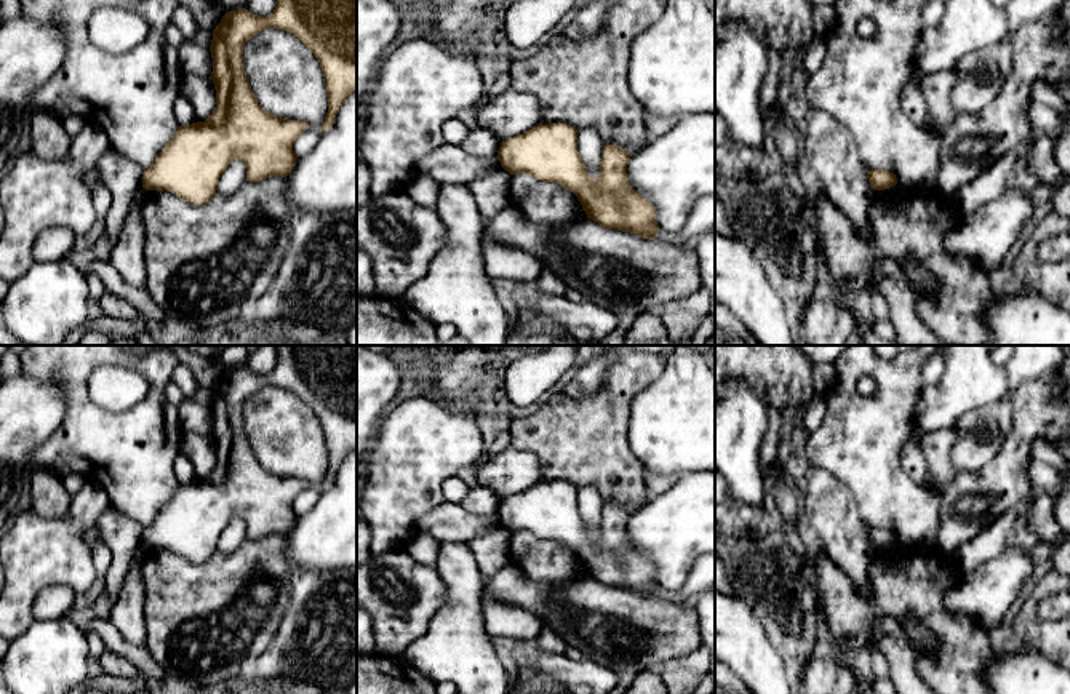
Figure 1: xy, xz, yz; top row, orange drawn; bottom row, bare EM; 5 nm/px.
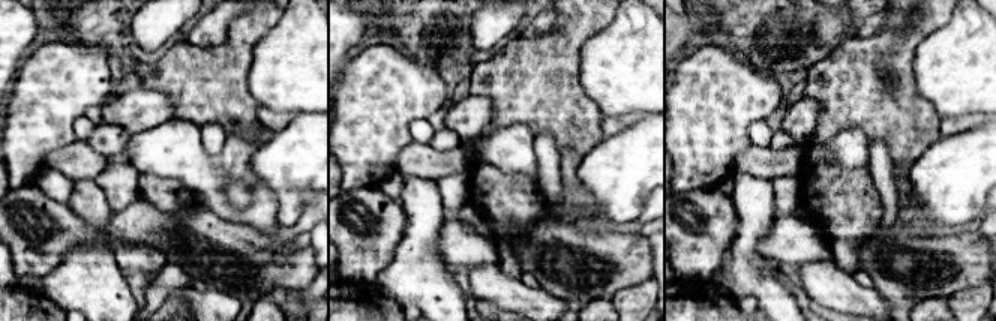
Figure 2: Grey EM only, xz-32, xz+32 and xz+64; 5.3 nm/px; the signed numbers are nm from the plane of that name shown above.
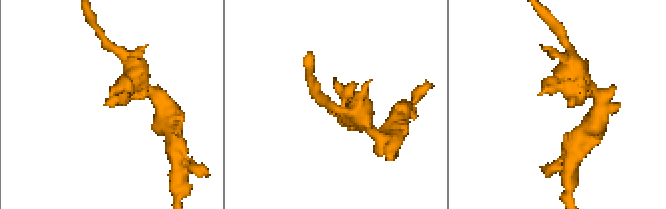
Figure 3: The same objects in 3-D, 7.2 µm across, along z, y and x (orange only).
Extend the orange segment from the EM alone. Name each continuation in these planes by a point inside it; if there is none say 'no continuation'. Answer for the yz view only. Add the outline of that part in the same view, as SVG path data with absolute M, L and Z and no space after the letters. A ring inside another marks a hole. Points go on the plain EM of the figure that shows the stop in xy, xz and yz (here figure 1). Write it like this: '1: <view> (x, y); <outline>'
no continuation

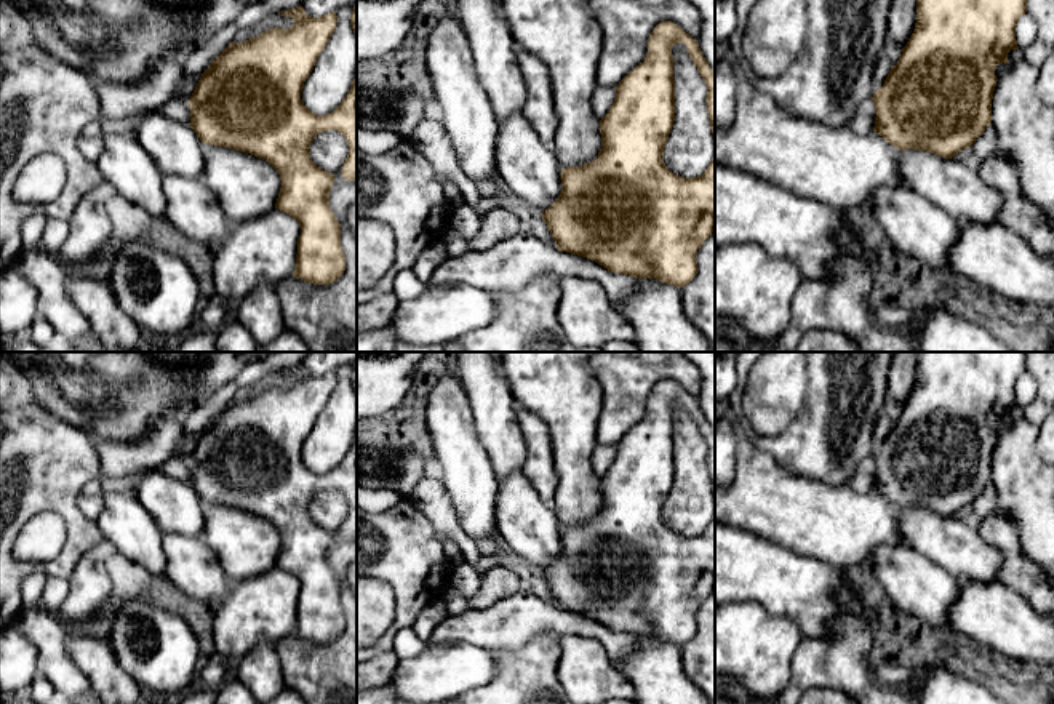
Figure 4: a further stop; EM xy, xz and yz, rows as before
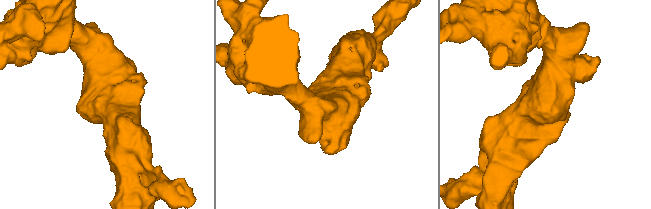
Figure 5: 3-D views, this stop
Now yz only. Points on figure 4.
1: yz (958, 549); M915 507L899 509L897 526L907 546L929 557L958 581L985 584L998 579L1001 552L955 515L944 517Z

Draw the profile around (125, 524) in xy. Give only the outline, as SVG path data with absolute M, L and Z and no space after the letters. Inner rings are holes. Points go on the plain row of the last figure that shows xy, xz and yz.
M133 491L102 493L104 507L96 518L106 541L154 578L166 578L163 531Z

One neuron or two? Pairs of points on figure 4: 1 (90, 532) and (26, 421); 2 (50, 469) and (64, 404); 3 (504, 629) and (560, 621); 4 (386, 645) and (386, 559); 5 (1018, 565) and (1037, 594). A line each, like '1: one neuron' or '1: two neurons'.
1: one neuron
2: two neurons
3: one neuron
4: one neuron
5: one neuron

